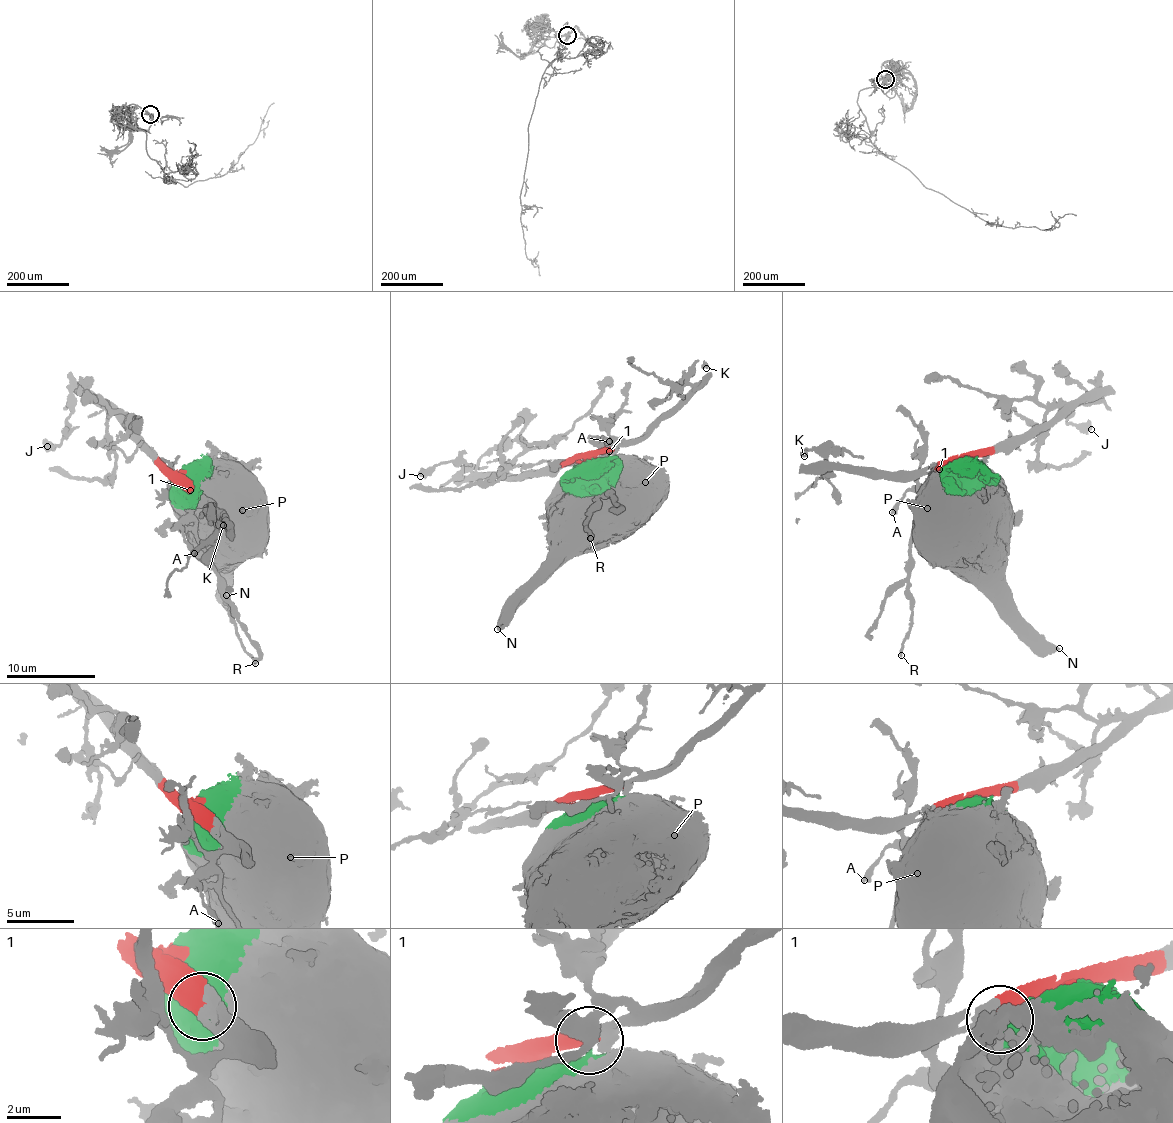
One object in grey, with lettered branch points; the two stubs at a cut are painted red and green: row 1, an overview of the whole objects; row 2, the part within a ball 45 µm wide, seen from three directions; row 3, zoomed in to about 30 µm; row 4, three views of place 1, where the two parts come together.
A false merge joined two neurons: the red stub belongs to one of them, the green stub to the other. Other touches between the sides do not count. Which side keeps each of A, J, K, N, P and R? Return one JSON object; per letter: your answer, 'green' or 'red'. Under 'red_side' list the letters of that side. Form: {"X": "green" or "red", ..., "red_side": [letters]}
{"A": "red", "J": "red", "K": "red", "N": "green", "P": "green", "R": "red", "red_side": ["A", "J", "K", "R"]}

